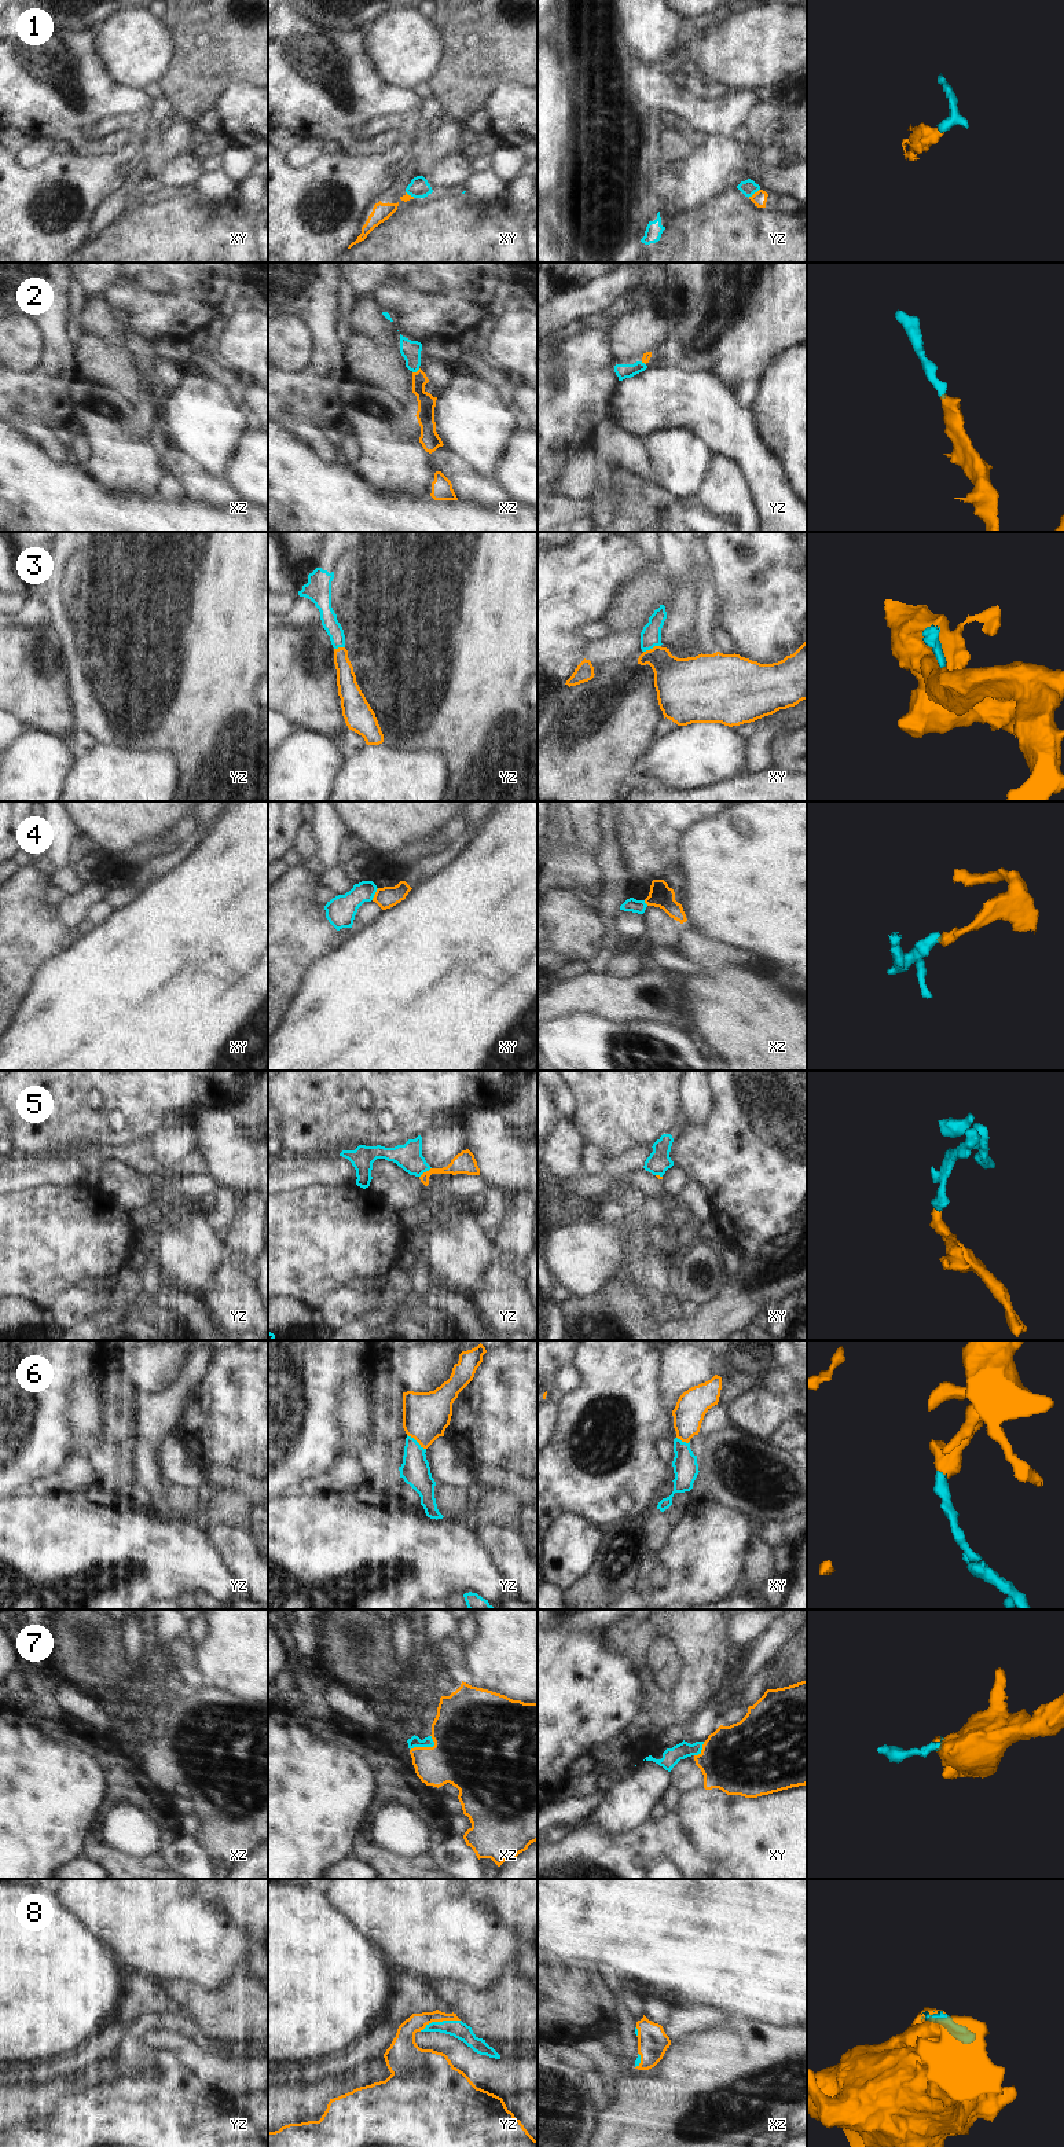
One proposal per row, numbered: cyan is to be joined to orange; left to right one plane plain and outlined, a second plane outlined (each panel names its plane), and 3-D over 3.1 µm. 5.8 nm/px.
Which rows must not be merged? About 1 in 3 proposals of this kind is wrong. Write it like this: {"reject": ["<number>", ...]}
{"reject": ["4"]}

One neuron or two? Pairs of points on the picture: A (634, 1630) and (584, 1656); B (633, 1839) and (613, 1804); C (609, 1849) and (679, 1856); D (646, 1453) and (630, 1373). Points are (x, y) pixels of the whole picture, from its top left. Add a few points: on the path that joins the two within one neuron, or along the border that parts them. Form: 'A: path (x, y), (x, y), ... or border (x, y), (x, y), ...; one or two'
A: border (602, 1632), (605, 1648), (626, 1656), (633, 1663); two
B: border (648, 1819), (615, 1832), (606, 1832), (595, 1824); two
C: path (627, 1849), (661, 1849); one
D: path (639, 1434), (637, 1408), (630, 1399), (630, 1393); one

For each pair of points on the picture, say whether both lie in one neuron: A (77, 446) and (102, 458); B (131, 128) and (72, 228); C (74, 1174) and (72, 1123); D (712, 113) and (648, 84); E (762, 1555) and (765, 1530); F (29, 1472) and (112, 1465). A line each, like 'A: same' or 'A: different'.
A: different
B: same
C: different
D: same
E: different
F: different

